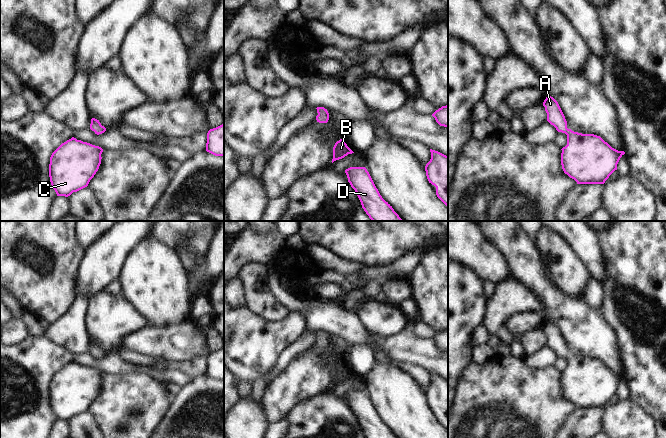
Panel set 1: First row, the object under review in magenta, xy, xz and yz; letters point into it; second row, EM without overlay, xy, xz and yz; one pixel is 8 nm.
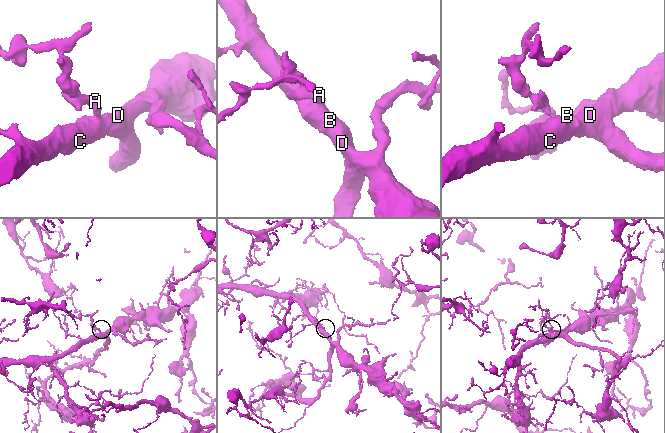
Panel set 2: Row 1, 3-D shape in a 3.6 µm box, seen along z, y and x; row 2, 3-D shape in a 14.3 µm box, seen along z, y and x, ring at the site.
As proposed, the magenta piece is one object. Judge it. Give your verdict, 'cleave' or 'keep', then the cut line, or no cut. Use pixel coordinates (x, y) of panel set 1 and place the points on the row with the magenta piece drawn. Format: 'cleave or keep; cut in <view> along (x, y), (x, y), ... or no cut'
keep; no cut

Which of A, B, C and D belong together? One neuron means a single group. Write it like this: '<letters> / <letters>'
A B C D

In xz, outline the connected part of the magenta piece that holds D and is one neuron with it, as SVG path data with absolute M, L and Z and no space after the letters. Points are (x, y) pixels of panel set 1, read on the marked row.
M365 167L345 170L348 182L357 193L362 208L372 221L403 221L376 188Z

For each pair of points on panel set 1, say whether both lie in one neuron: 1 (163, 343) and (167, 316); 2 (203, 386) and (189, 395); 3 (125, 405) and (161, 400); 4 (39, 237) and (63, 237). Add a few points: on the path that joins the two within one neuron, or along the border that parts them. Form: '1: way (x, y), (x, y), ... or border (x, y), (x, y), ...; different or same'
1: border (187, 317), (172, 325), (161, 327), (148, 326); different
2: way (200, 389), (192, 395); same
3: way (134, 404), (136, 402), (152, 400); same
4: way (45, 237), (57, 237); same

